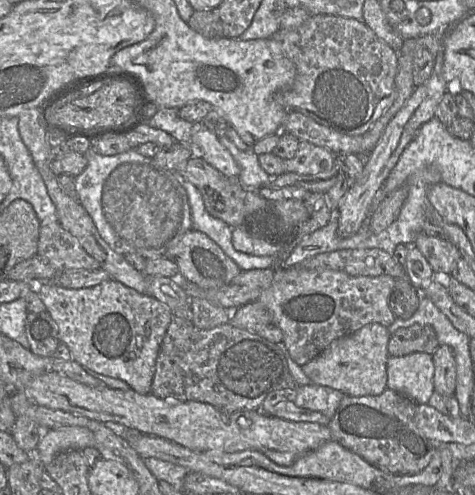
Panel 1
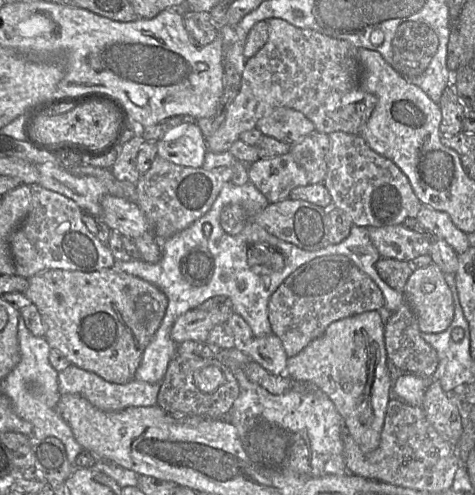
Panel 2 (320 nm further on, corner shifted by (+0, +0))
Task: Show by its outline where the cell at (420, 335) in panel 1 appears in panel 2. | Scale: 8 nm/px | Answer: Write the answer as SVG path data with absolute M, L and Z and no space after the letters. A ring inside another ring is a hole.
M404 302L390 316L384 329L389 361L405 373L431 379L438 367L438 355L421 336L417 319Z

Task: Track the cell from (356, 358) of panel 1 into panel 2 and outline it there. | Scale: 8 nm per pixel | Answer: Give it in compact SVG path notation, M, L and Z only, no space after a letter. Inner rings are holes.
M375 310L335 321L321 337L313 340L297 355L288 358L285 372L295 381L314 385L330 398L343 417L345 429L364 453L371 453L379 447L386 410L391 399L384 329L385 323Z

